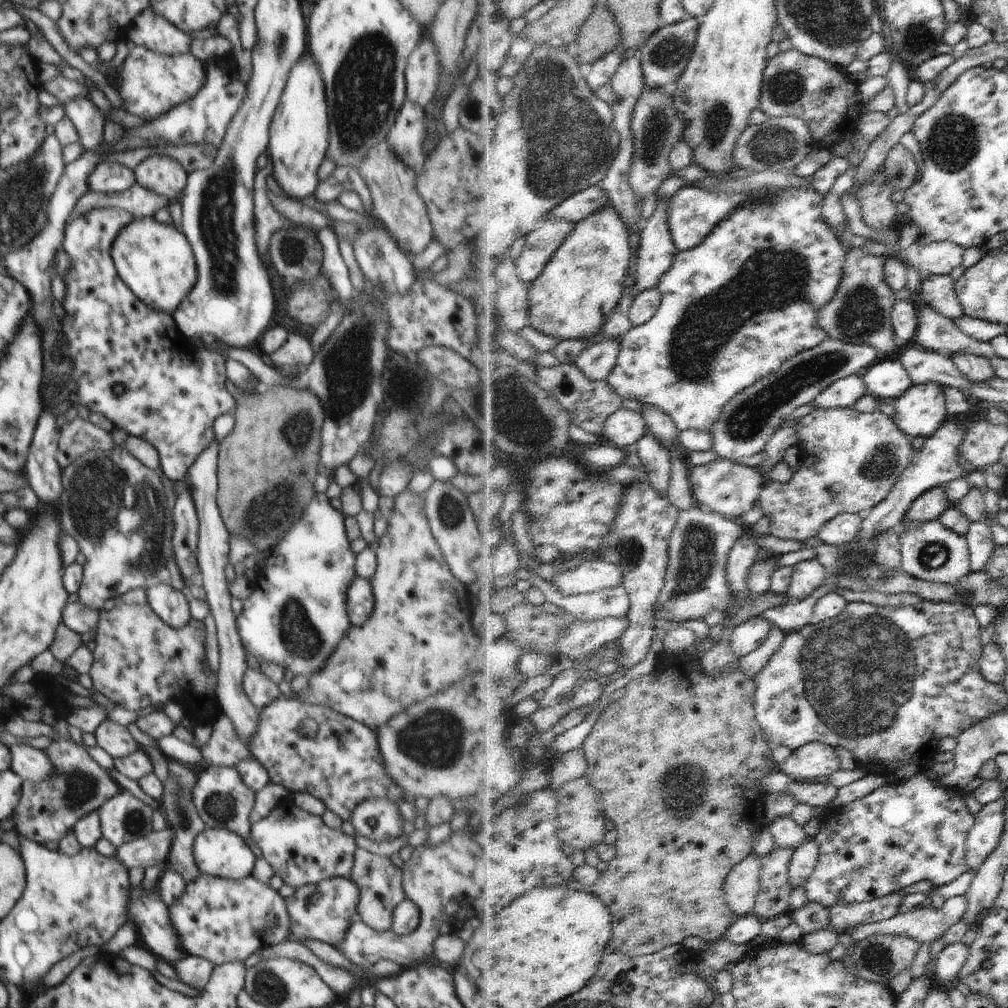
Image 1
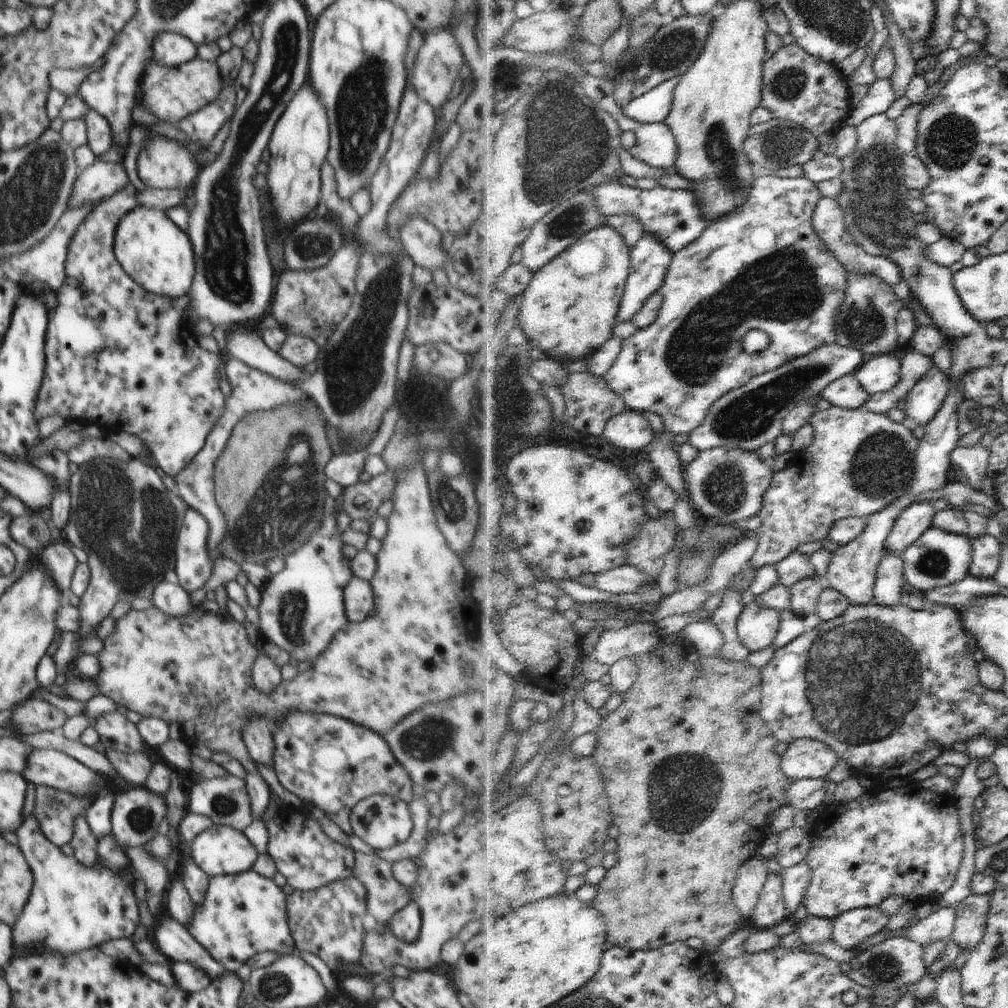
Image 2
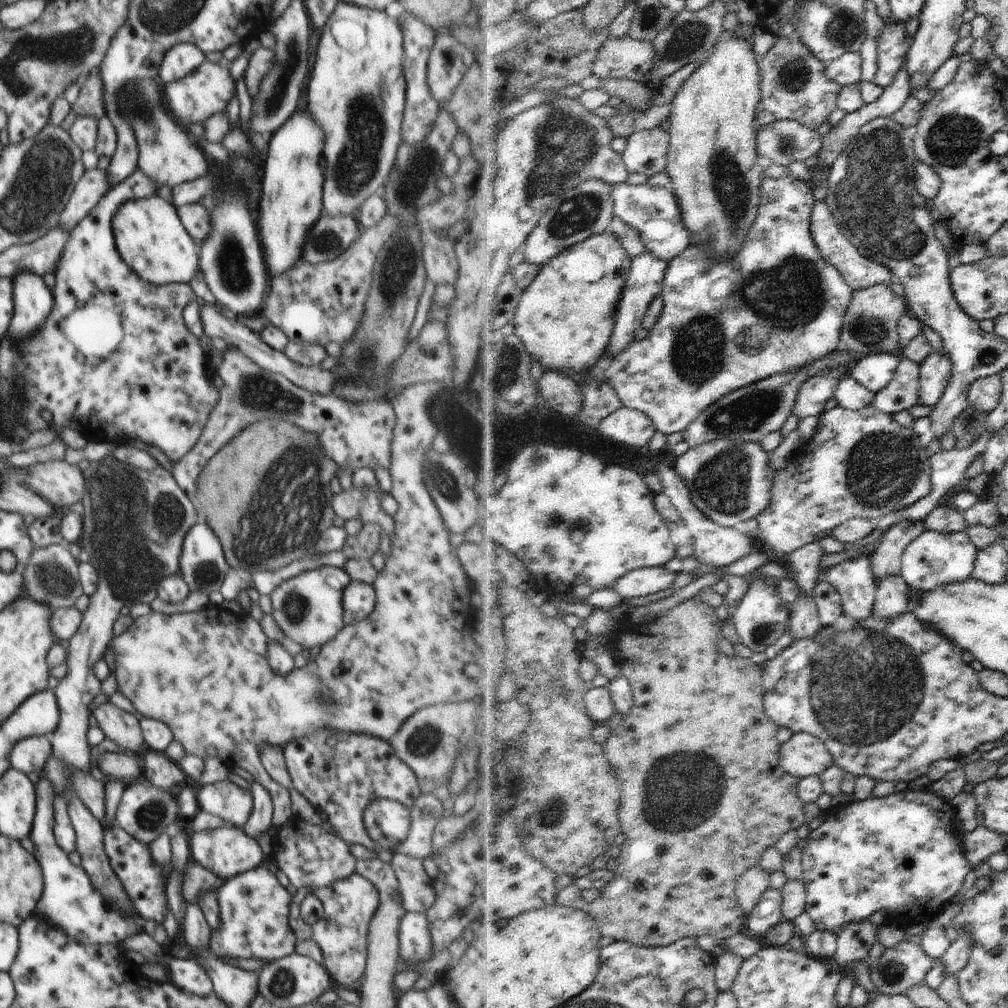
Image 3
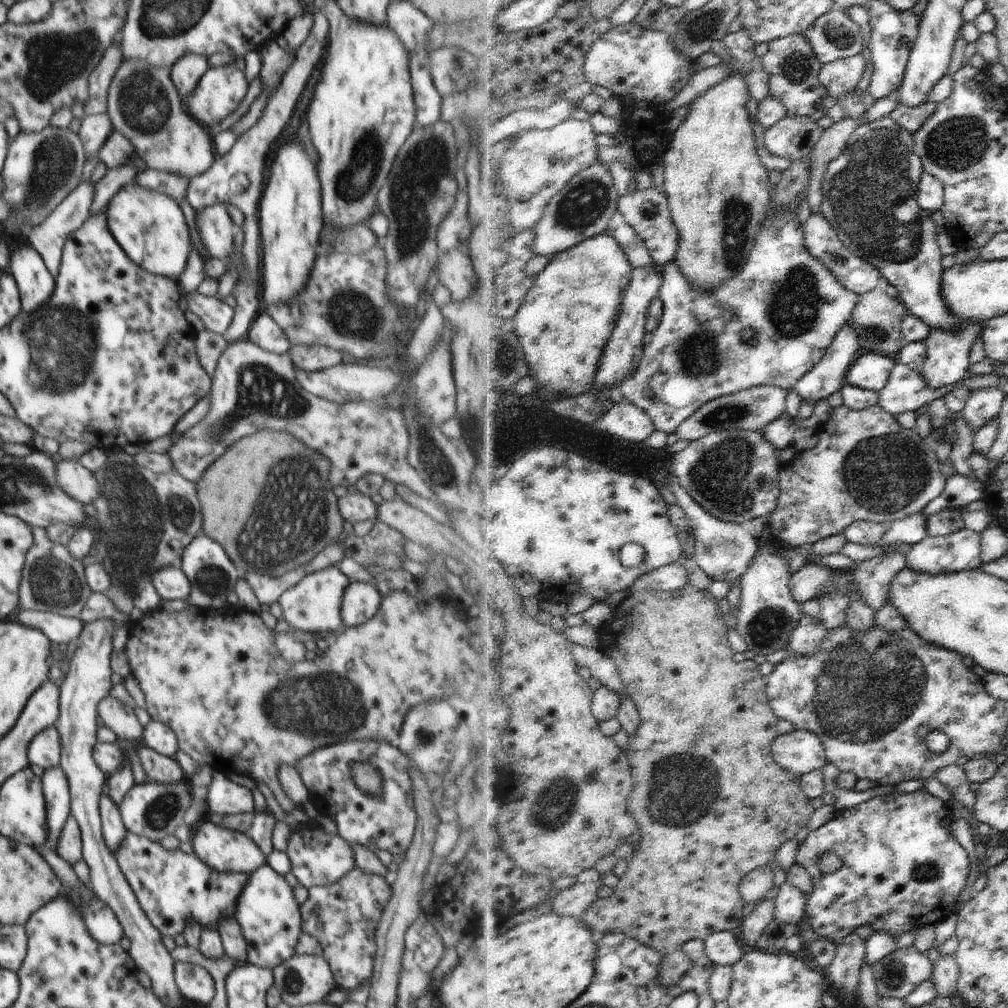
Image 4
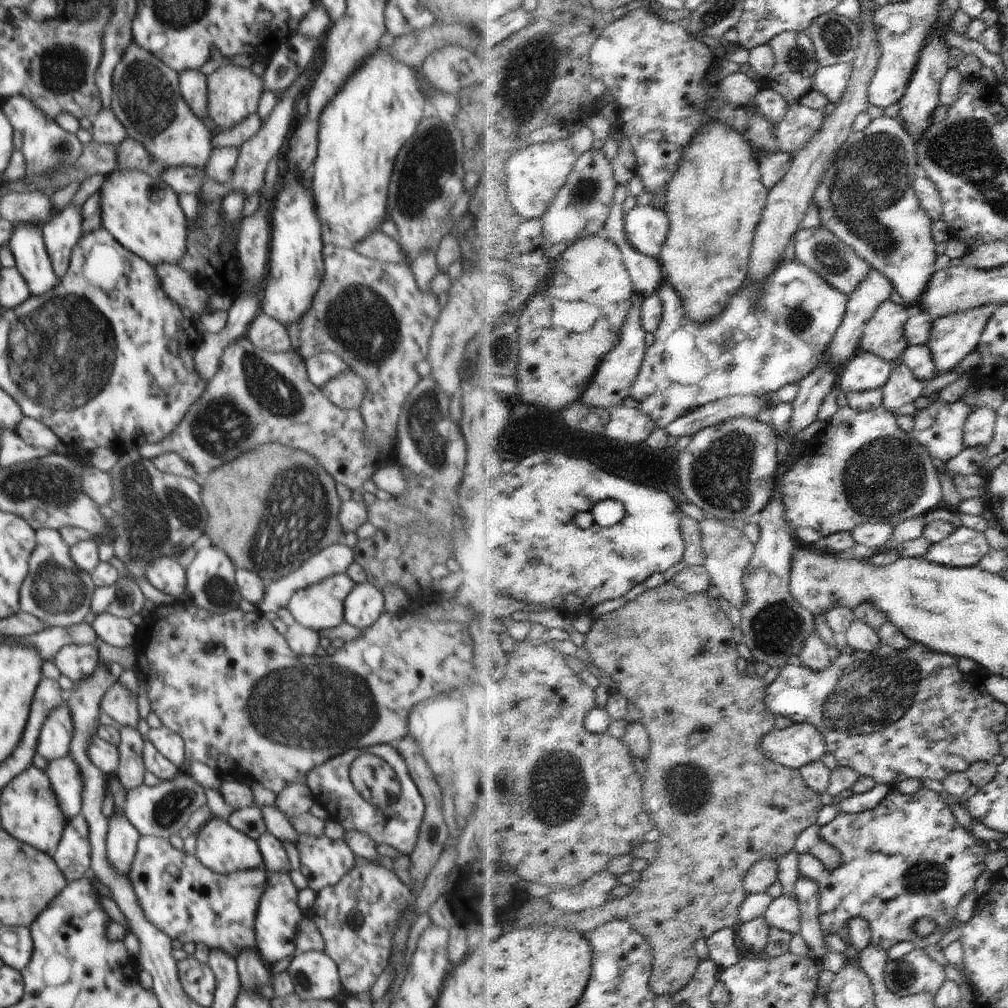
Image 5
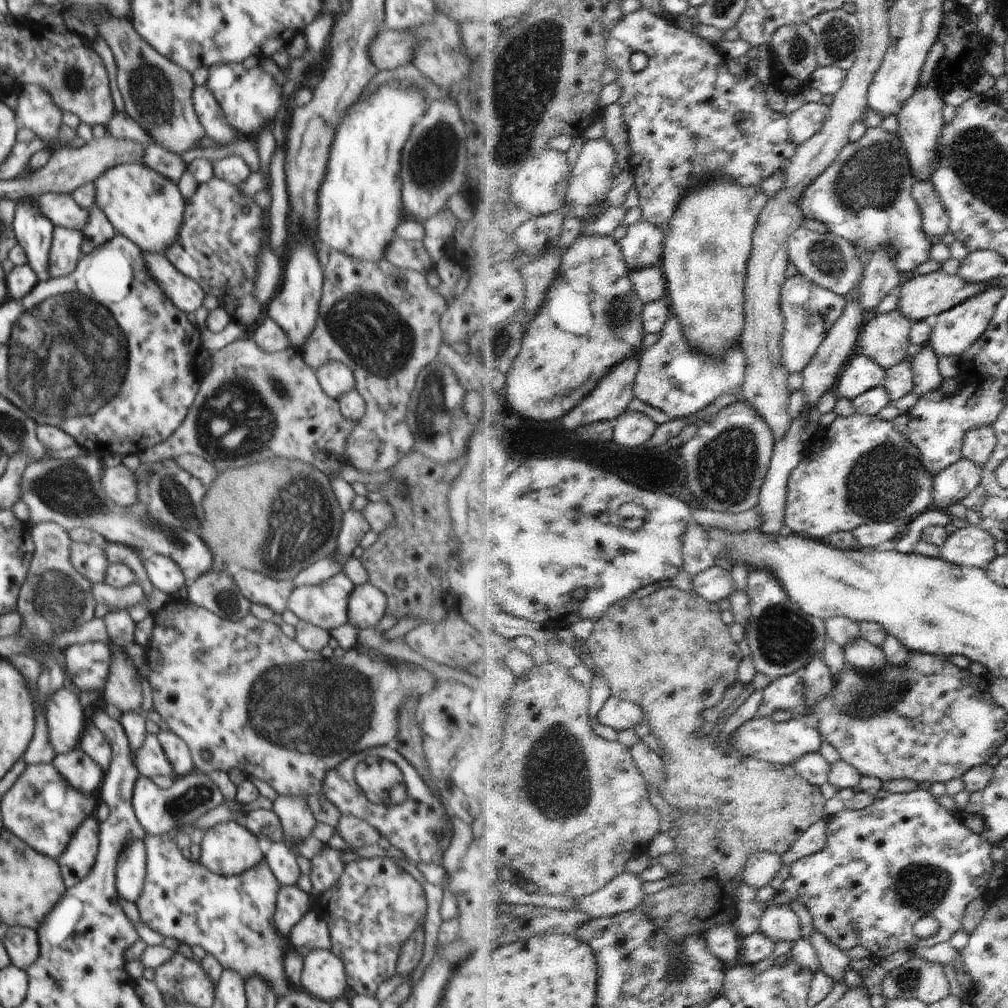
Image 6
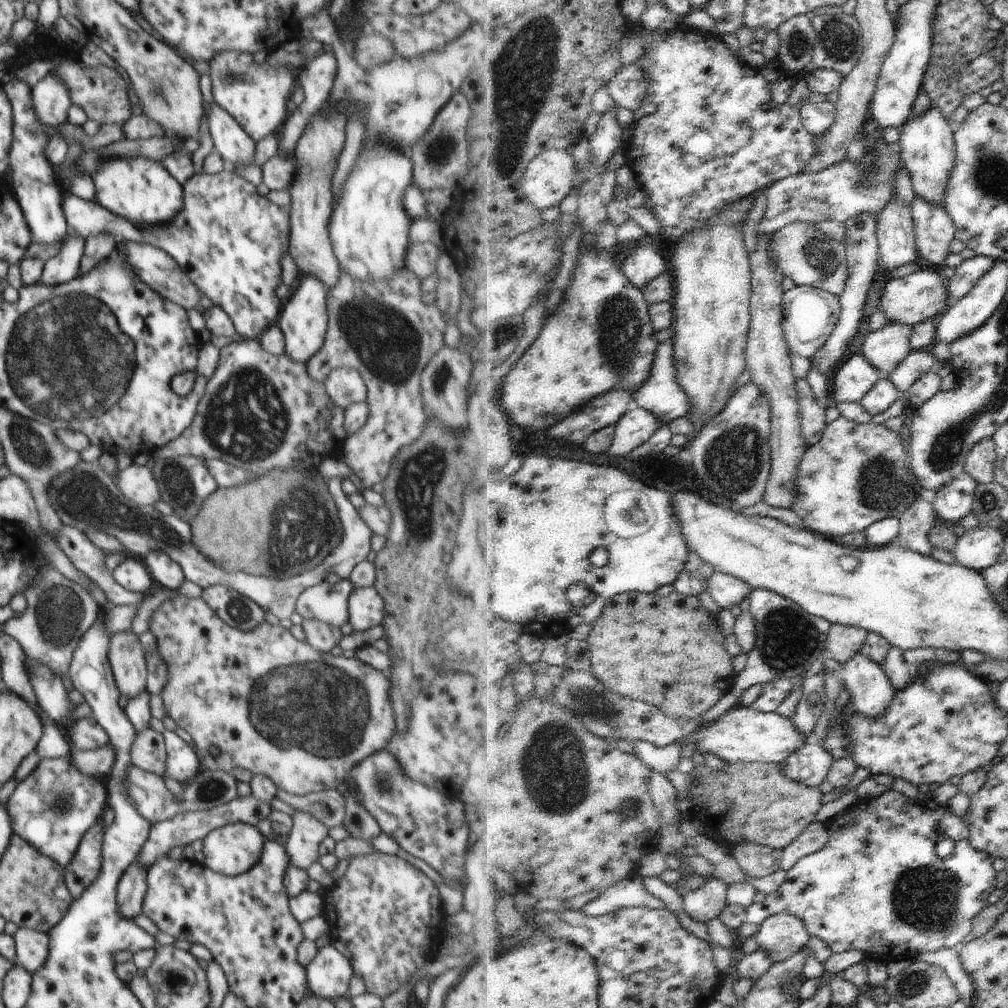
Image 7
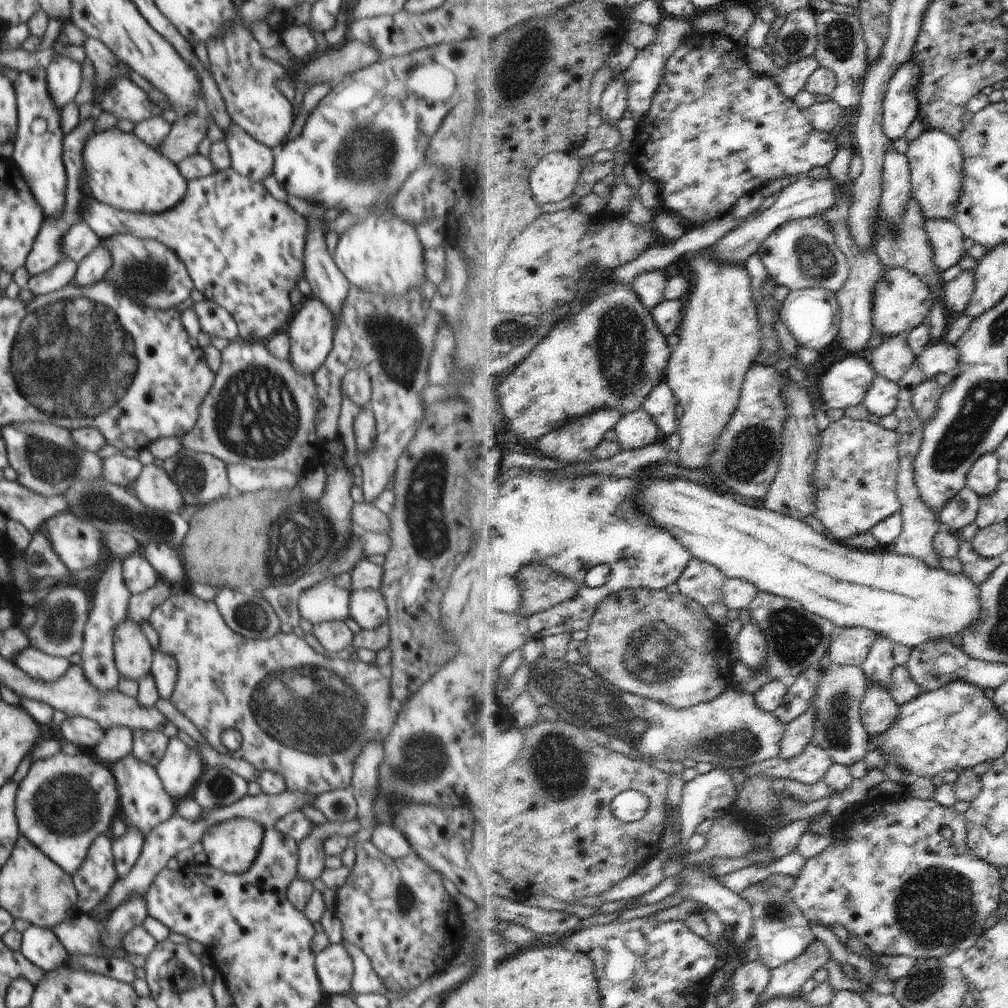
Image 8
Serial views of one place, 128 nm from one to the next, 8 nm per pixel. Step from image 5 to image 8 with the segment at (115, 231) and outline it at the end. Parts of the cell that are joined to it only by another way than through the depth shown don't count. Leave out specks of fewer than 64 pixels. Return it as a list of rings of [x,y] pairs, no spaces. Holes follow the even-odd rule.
[[[116,126],[90,136],[83,150],[83,161],[87,176],[88,196],[115,209],[159,213],[174,208],[186,194],[187,180],[181,175],[177,164],[146,144],[133,132],[124,132]]]

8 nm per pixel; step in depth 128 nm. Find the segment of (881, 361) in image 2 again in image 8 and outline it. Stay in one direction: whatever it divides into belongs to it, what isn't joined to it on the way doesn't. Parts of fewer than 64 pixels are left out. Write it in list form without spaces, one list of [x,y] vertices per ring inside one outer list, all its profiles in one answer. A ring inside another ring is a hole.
[[[848,354],[845,359],[836,361],[823,374],[820,381],[821,394],[824,398],[825,409],[844,409],[865,402],[869,390],[880,375],[866,354]]]

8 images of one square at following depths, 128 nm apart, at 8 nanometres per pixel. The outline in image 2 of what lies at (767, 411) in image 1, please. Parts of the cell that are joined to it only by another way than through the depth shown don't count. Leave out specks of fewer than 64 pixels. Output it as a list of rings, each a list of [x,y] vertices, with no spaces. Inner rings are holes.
[[[834,343],[811,352],[804,358],[757,376],[750,384],[723,396],[722,400],[719,400],[712,407],[711,413],[706,417],[705,422],[690,434],[691,443],[696,445],[701,451],[716,448],[717,446],[727,446],[731,449],[741,446],[747,451],[760,451],[767,444],[773,443],[780,438],[784,430],[784,421],[799,404],[813,396],[820,396],[828,386],[838,379],[850,373],[856,373],[867,362],[868,358],[865,352],[857,348],[845,347],[840,343]]]

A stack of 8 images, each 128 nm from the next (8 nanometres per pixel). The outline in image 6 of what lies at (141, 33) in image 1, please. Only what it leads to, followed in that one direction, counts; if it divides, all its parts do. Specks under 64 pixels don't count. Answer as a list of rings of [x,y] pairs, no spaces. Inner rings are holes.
[[[206,85],[194,87],[192,100],[208,138],[212,138],[218,147],[236,141],[235,128],[226,120],[221,106]]]

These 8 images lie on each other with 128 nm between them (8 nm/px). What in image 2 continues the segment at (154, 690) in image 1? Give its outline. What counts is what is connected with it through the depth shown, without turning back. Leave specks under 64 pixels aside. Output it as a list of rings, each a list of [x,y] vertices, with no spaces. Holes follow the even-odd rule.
[[[404,416],[398,418],[394,432],[386,444],[384,450],[381,452],[381,457],[384,459],[388,469],[395,473],[395,487],[393,490],[393,511],[387,518],[387,533],[381,540],[382,548],[376,556],[376,572],[370,580],[371,587],[374,593],[374,608],[373,611],[359,623],[346,623],[342,630],[338,630],[330,644],[326,648],[326,652],[313,660],[311,667],[303,672],[297,674],[291,681],[283,681],[278,685],[274,692],[265,693],[258,690],[253,683],[253,666],[256,659],[260,656],[256,645],[250,642],[244,623],[239,623],[236,620],[222,620],[216,610],[200,610],[197,607],[190,607],[189,612],[182,616],[175,617],[162,612],[158,607],[152,606],[146,610],[137,611],[132,609],[128,614],[119,618],[116,624],[116,630],[103,640],[104,647],[99,652],[99,661],[101,664],[101,671],[94,682],[98,685],[100,693],[105,694],[111,698],[118,706],[125,706],[128,710],[138,712],[143,717],[158,717],[164,719],[168,724],[178,722],[181,728],[183,739],[192,747],[197,744],[202,744],[209,748],[212,753],[226,752],[232,758],[235,758],[248,773],[257,772],[257,764],[249,755],[246,745],[243,741],[243,728],[245,725],[255,717],[266,719],[270,725],[276,724],[280,721],[289,710],[302,711],[303,713],[324,713],[325,715],[332,715],[338,718],[349,720],[350,722],[366,727],[380,736],[384,736],[391,728],[394,728],[398,722],[408,716],[411,712],[418,710],[425,704],[432,702],[440,702],[440,700],[450,700],[454,694],[466,694],[466,692],[478,692],[480,690],[490,690],[495,695],[497,694],[498,680],[501,678],[501,672],[497,668],[497,661],[495,655],[490,655],[489,660],[480,660],[478,656],[478,634],[480,634],[488,625],[479,616],[477,605],[472,598],[476,593],[474,582],[469,578],[467,570],[463,565],[461,558],[449,547],[446,537],[438,528],[437,520],[434,514],[434,507],[432,504],[430,489],[427,483],[428,475],[424,473],[422,468],[421,444],[419,443],[420,431],[417,427]]]

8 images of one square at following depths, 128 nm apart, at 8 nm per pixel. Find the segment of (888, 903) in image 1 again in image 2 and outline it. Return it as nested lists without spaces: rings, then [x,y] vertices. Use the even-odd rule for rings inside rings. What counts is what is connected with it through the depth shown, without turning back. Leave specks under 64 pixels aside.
[[[870,907],[854,909],[834,921],[836,942],[852,951],[860,948],[868,938],[880,934],[890,924],[890,917],[881,907]]]

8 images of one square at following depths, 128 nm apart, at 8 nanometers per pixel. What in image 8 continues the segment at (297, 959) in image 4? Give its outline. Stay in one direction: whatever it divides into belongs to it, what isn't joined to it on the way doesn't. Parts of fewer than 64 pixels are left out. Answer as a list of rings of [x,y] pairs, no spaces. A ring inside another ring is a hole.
[[[344,942],[329,944],[315,956],[315,967],[326,996],[351,994],[353,960]]]

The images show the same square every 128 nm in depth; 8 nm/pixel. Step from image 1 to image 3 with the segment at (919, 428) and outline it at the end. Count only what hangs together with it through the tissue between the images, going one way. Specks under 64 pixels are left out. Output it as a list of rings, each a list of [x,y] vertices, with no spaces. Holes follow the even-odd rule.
[[[943,351],[931,352],[921,368],[921,404],[934,407],[954,376],[953,360]]]

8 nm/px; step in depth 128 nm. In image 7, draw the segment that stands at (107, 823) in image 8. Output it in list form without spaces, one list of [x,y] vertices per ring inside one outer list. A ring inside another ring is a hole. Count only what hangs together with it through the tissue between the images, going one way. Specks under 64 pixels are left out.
[[[65,756],[57,759],[41,758],[37,767],[16,785],[6,805],[13,832],[38,849],[38,852],[66,867],[74,858],[86,831],[101,821],[108,807],[107,798],[107,788],[104,784],[98,778],[80,772],[74,765],[71,765],[71,758]]]

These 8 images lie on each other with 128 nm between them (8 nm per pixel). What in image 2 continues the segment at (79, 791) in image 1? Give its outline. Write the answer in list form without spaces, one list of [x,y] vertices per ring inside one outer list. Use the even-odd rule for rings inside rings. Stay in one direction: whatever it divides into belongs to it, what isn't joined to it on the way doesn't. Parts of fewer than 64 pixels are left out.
[[[37,785],[35,814],[41,831],[56,846],[64,846],[73,839],[75,818],[96,800],[79,799],[66,791]]]

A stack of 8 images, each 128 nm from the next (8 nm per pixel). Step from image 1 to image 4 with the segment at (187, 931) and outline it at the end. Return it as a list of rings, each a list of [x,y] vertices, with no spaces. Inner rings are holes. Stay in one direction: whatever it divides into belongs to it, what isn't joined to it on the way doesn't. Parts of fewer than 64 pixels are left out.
[[[267,863],[250,874],[242,894],[238,896],[233,918],[248,944],[246,960],[249,965],[272,969],[295,956],[296,944],[301,936],[300,908],[286,878],[274,872]]]

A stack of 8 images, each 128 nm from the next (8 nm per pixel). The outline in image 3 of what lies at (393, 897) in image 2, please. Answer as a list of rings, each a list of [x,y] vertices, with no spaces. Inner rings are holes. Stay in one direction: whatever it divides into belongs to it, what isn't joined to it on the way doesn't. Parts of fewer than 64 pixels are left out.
[[[378,858],[370,860],[355,859],[355,872],[367,878],[382,893],[398,893],[399,882],[392,865]]]

